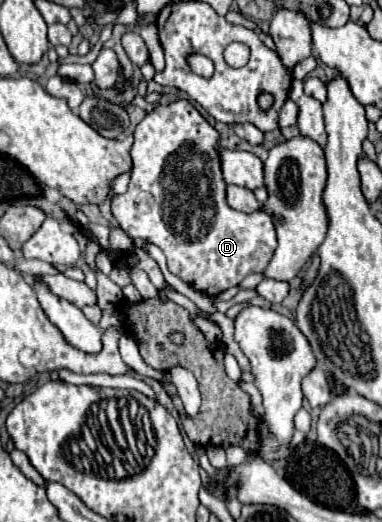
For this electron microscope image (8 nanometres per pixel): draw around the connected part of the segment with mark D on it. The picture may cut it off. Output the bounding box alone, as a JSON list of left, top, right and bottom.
[112,100,276,296]

